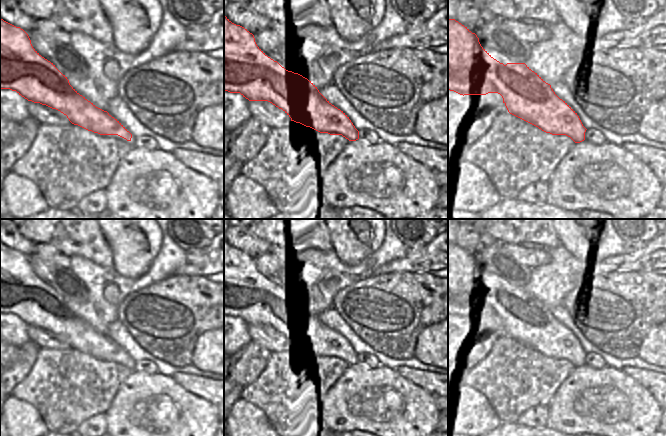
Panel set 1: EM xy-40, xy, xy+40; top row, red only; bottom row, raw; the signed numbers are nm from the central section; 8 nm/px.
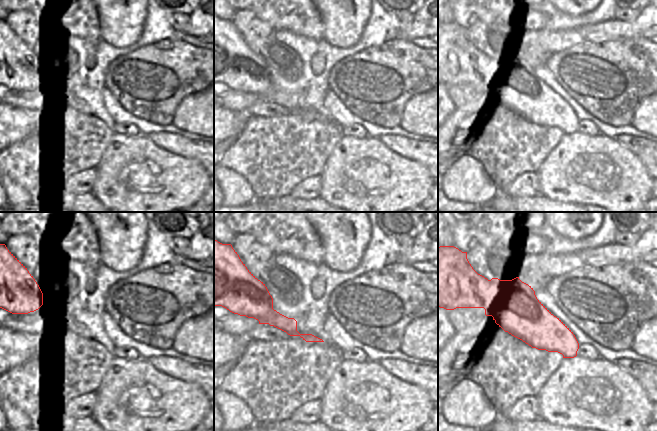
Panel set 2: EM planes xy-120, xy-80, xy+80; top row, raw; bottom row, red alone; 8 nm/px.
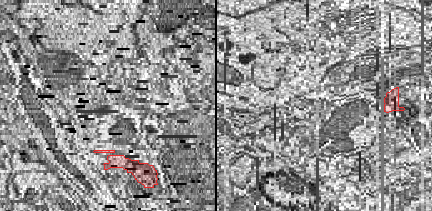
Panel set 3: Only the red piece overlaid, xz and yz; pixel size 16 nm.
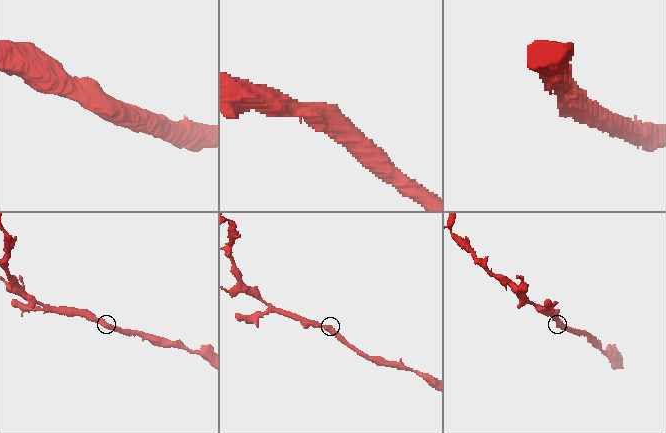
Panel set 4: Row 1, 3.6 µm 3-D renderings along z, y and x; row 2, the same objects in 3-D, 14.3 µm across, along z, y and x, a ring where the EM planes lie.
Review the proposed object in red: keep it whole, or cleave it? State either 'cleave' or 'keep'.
keep

